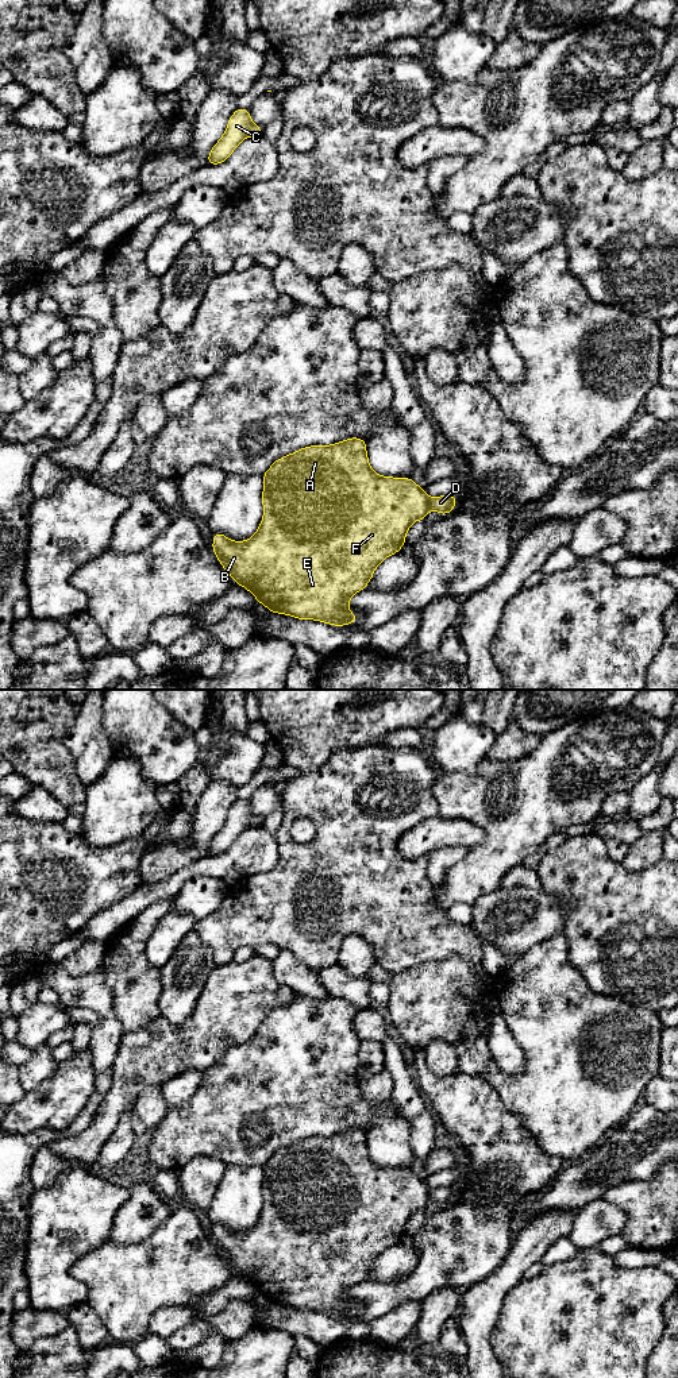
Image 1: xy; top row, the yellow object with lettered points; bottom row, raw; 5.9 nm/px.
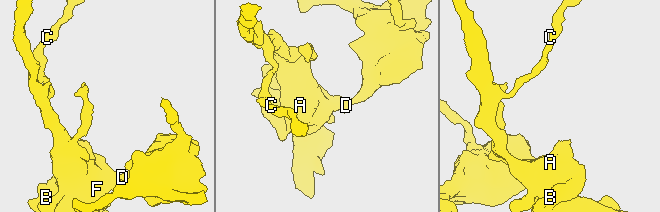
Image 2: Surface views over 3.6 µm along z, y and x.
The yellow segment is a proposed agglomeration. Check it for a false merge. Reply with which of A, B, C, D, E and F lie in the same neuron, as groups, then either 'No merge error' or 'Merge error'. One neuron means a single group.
Groups: A B C E F / D. Merge error

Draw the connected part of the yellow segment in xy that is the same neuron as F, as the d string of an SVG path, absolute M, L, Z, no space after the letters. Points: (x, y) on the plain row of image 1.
M351 1128L327 1138L311 1136L276 1151L263 1165L263 1209L257 1224L246 1232L231 1232L213 1224L212 1240L236 1275L247 1279L271 1304L298 1311L316 1311L343 1317L357 1313L348 1301L354 1285L366 1279L378 1255L405 1235L411 1216L425 1211L429 1188L411 1169L375 1165L363 1130Z

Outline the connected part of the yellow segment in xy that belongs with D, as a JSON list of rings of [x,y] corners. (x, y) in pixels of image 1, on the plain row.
[[[442,1186],[442,1188],[434,1188],[429,1189],[429,1200],[440,1204],[447,1205],[454,1201],[457,1194],[455,1186]]]

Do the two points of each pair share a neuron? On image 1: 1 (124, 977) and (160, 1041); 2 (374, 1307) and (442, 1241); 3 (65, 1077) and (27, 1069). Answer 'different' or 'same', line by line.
1: different
2: same
3: different

